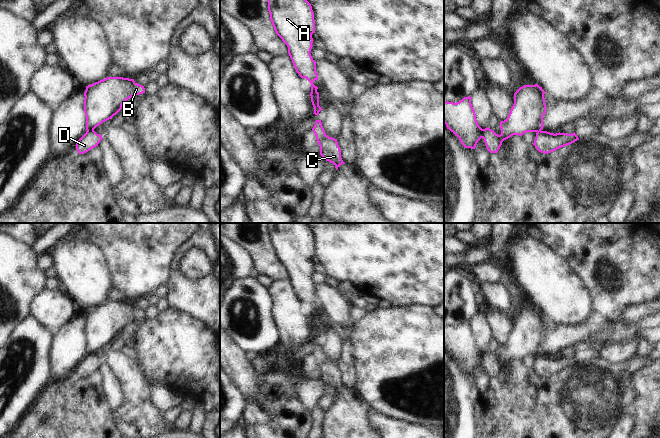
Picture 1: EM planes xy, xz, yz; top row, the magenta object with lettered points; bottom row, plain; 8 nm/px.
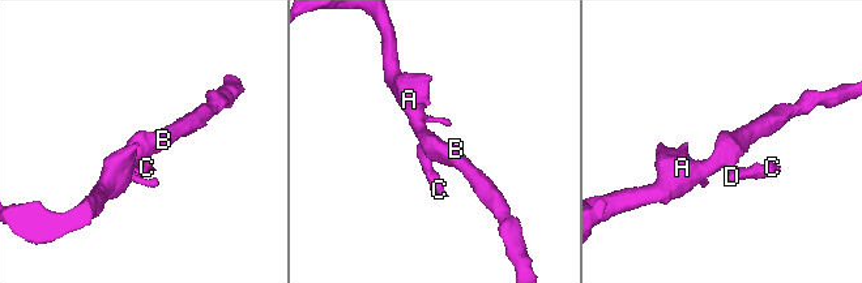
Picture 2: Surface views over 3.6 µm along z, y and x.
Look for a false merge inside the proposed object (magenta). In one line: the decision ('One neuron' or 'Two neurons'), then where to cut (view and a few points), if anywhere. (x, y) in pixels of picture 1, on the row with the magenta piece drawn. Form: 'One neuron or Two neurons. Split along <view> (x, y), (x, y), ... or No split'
Two neurons. Split along xy (87, 130), (93, 131).

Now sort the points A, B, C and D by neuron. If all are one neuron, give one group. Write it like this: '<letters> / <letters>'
A B / C D

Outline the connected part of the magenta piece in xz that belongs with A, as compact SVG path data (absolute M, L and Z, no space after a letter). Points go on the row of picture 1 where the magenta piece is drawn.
M267 0L270 20L276 34L288 47L288 54L296 72L311 83L311 93L317 92L313 84L318 80L316 61L310 52L315 33L314 12L307 0Z

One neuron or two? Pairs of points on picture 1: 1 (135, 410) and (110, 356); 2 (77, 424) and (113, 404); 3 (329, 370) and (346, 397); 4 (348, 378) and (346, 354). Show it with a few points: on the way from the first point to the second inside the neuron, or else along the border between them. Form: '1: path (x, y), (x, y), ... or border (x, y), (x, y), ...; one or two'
1: path (135, 397), (135, 387), (129, 375), (123, 369); one
2: border (101, 385), (111, 413); two
3: path (332, 377), (340, 390); one
4: path (348, 372), (346, 360); one

